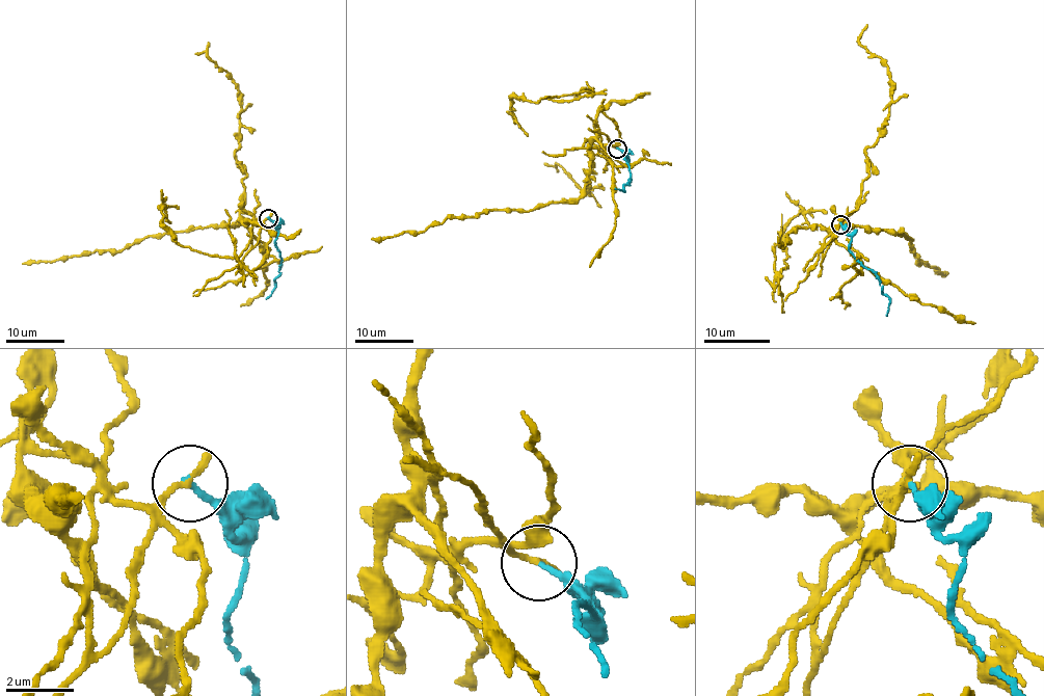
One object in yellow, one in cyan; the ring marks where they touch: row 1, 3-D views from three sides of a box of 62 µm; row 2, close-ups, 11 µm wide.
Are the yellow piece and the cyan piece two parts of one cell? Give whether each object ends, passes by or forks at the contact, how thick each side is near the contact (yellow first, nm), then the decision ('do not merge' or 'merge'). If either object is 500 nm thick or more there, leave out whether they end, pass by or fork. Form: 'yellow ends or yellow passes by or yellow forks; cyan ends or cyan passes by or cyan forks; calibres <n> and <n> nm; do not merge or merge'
yellow ends; cyan ends; calibres 220 and 170 nm; do not merge

